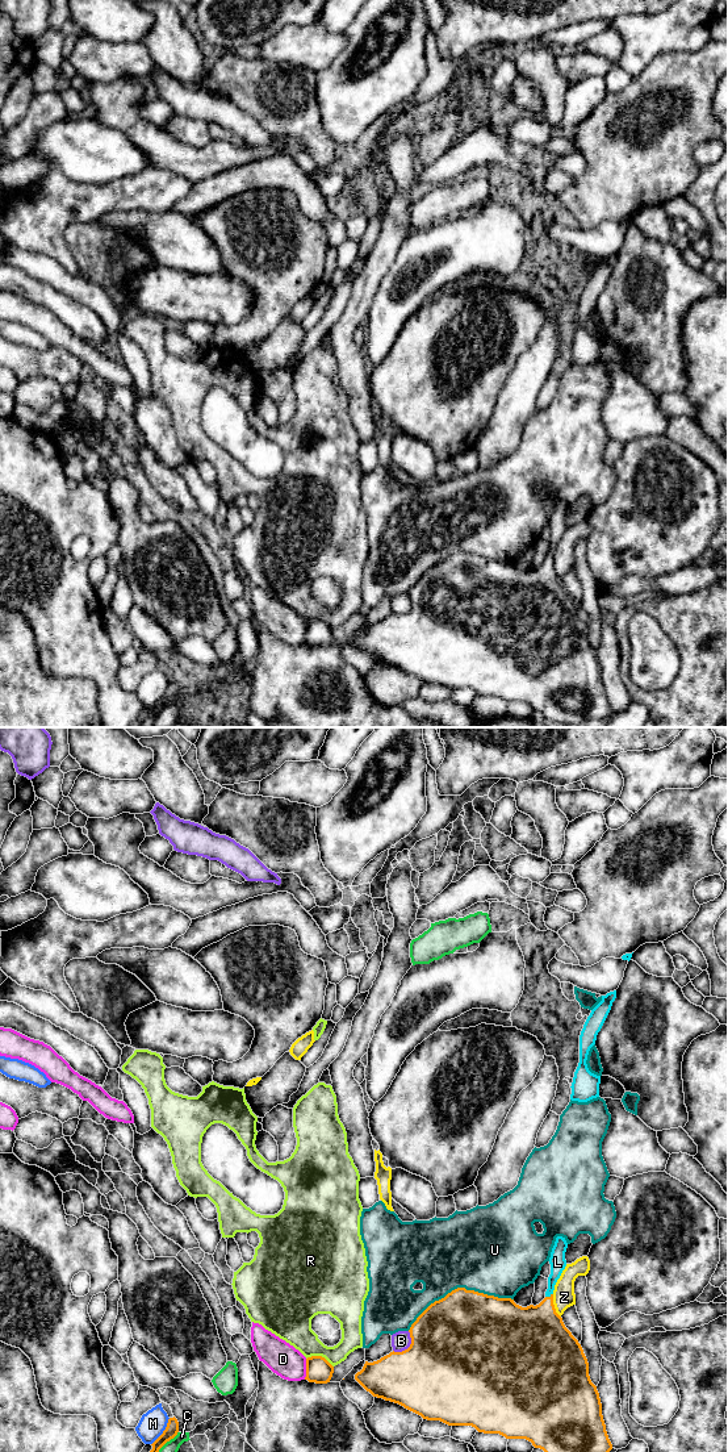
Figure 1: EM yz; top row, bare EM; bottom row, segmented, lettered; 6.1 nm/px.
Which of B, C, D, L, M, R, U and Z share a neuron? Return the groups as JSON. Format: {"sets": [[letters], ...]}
{"sets": [["B"], ["C"], ["D"], ["L"], ["M"], ["R"], ["U"], ["Z"]]}

